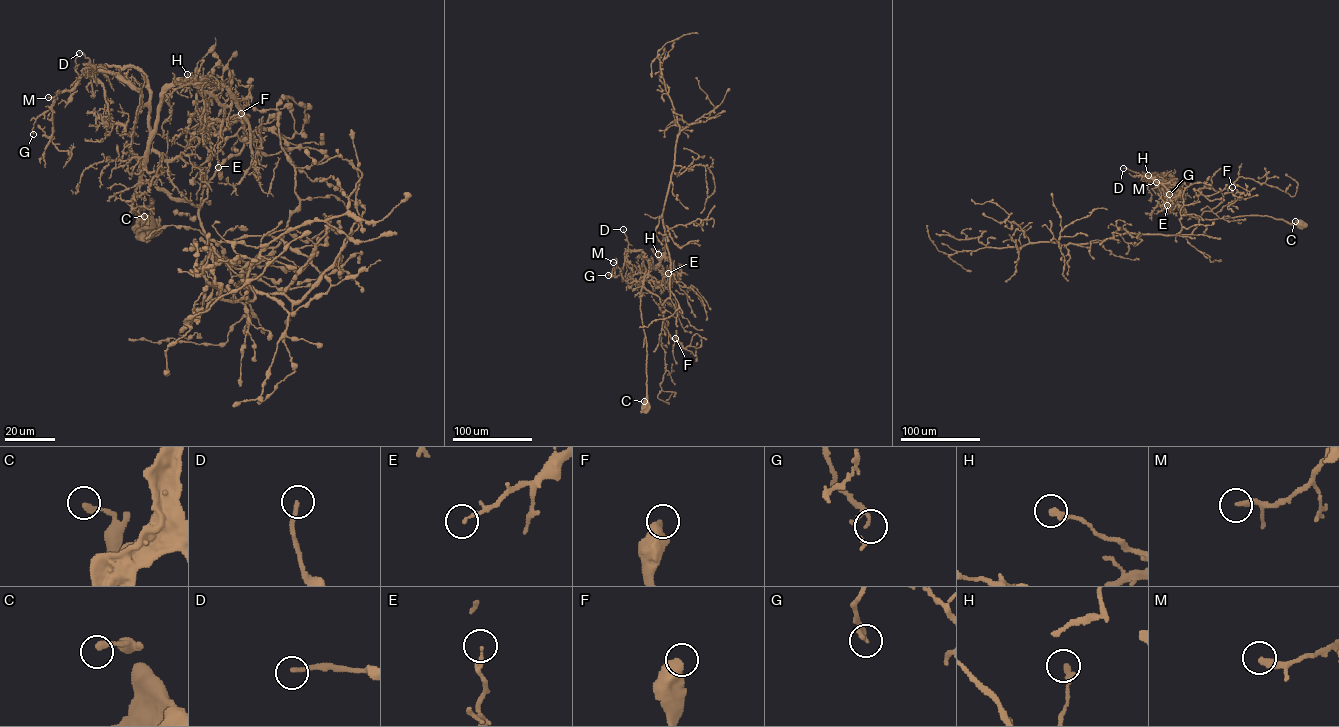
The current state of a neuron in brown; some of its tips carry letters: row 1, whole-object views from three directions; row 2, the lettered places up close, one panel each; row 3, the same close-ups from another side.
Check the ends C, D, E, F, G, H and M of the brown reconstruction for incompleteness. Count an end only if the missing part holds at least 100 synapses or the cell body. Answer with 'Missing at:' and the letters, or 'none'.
Missing at: none

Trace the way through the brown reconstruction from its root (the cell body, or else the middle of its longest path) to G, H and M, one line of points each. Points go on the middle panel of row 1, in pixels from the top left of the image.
G: (645, 408), (647, 344), (640, 308), (646, 273), (642, 253), (629, 251), (623, 266), (616, 268), (608, 275)
H: (645, 408), (647, 344), (640, 291), (644, 274), (659, 261), (658, 254)
M: (645, 408), (647, 344), (640, 308), (646, 273), (643, 256), (640, 251), (629, 251), (622, 268), (613, 262)

